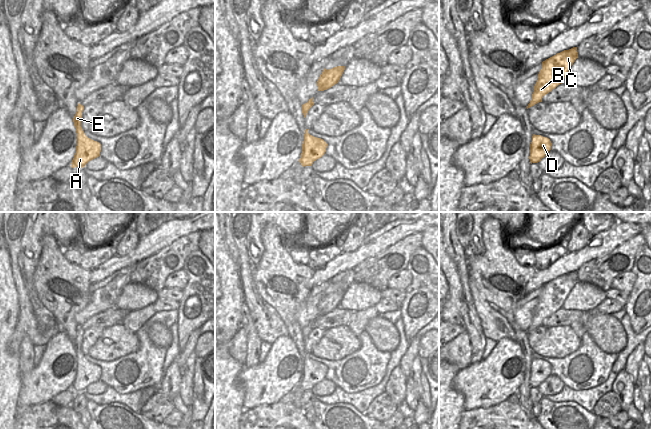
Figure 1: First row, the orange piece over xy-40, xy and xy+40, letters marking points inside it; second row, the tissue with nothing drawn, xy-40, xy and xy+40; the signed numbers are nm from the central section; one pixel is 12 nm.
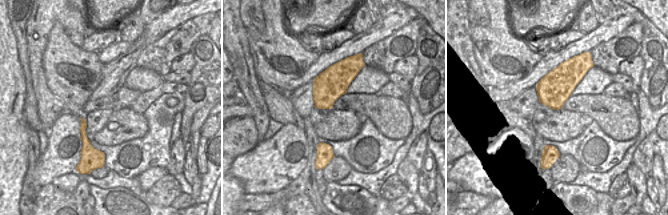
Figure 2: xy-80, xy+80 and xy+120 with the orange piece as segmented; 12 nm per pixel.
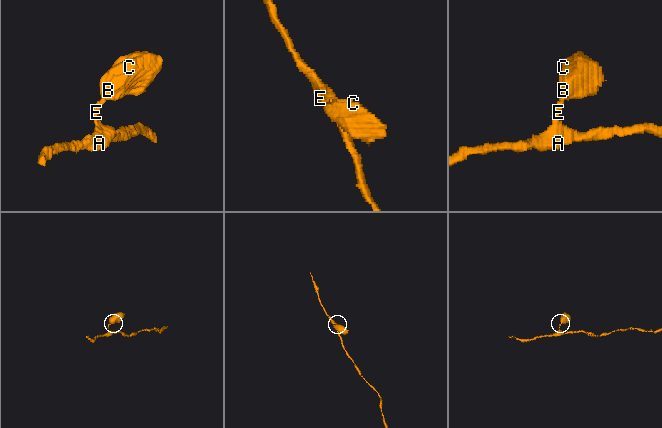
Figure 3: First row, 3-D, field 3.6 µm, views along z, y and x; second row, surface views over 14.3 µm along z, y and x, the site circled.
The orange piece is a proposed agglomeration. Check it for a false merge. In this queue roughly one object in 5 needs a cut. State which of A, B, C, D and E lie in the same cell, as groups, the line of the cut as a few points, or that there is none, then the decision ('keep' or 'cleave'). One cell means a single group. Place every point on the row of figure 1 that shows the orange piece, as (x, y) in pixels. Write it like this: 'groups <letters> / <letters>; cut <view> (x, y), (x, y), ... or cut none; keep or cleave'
groups A B C D E; cut none; keep

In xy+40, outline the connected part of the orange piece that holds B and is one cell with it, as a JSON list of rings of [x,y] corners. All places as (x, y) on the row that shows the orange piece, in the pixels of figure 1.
[[[577,47],[564,50],[542,62],[542,69],[534,86],[532,100],[527,109],[542,102],[542,98],[562,84],[567,72],[578,58]]]

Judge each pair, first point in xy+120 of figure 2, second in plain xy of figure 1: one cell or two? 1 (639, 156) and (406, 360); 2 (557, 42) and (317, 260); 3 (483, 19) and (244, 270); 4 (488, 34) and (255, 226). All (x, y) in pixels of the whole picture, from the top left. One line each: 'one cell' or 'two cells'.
1: one cell
2: one cell
3: two cells
4: two cells

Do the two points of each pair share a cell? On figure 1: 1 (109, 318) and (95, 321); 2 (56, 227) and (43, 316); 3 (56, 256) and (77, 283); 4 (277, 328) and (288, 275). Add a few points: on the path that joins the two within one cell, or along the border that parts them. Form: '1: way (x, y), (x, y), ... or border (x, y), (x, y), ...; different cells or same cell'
1: way (105, 318), (98, 317); same cell
2: way (31, 242), (29, 256), (29, 287), (31, 291); same cell
3: way (57, 263), (70, 276); same cell
4: border (263, 299), (282, 320), (289, 334); different cells

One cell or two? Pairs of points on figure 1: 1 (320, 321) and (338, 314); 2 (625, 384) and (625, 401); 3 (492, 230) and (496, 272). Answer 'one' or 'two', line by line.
1: one
2: one
3: one

